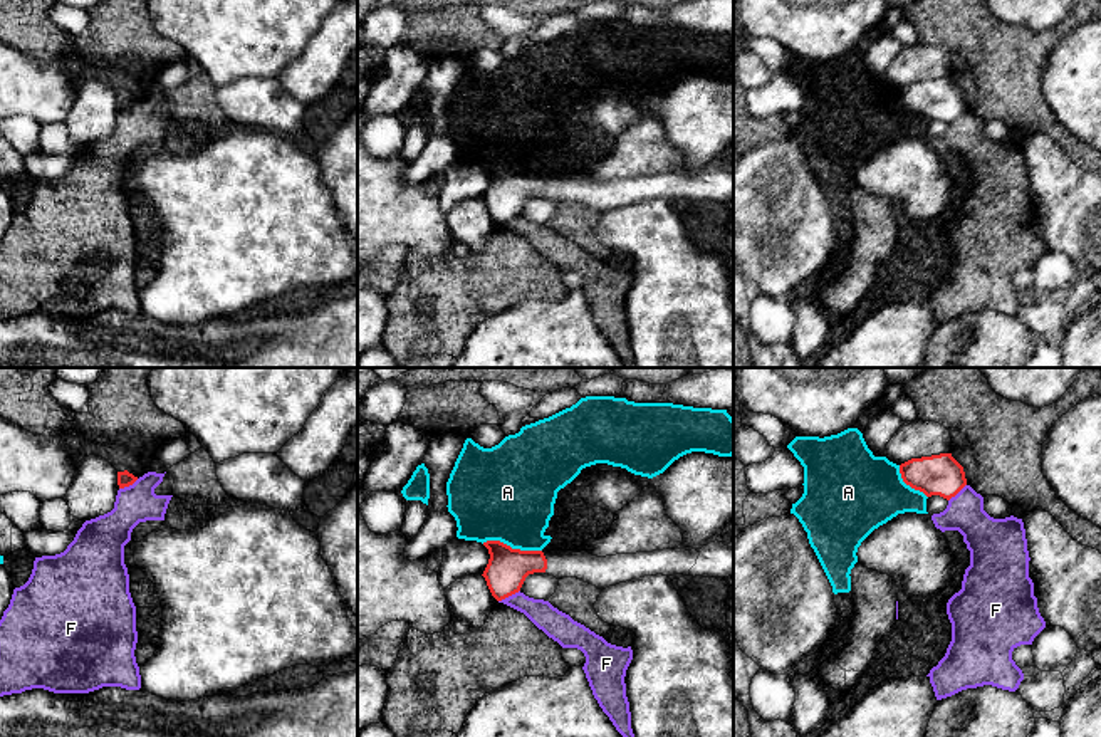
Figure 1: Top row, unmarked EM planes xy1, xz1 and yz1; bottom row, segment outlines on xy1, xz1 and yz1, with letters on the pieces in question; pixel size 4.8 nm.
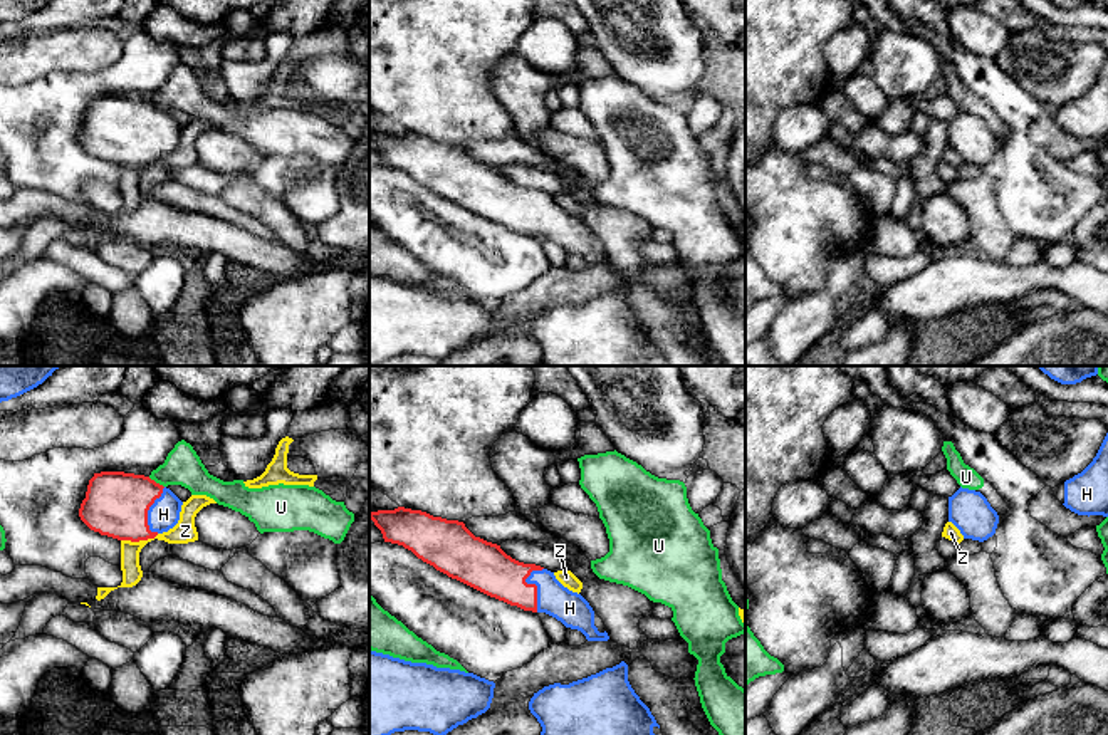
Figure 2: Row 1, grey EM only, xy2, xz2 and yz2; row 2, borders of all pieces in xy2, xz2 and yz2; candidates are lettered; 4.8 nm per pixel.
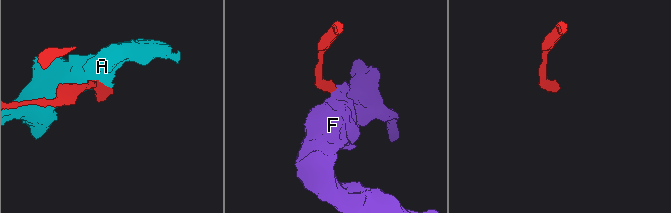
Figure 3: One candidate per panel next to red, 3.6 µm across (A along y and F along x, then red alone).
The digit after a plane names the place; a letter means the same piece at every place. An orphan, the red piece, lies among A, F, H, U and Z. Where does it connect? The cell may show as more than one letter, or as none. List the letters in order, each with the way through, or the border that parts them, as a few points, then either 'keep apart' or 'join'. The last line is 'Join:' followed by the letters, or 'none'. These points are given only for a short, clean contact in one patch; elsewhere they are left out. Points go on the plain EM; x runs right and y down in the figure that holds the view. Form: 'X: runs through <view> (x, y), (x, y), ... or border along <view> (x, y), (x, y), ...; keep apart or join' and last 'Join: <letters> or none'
A: border along xz1 (482, 167), (502, 165), (512, 172), (541, 175); keep apart
F: border along xz1 (519, 214), (499, 225); keep apart
H: runs through xz2 (486, 192), (517, 208), (534, 208), (569, 232); join
U: keep apart
Z: border along xy2 (158, 158), (148, 163), (121, 165); keep apart
Join: H

